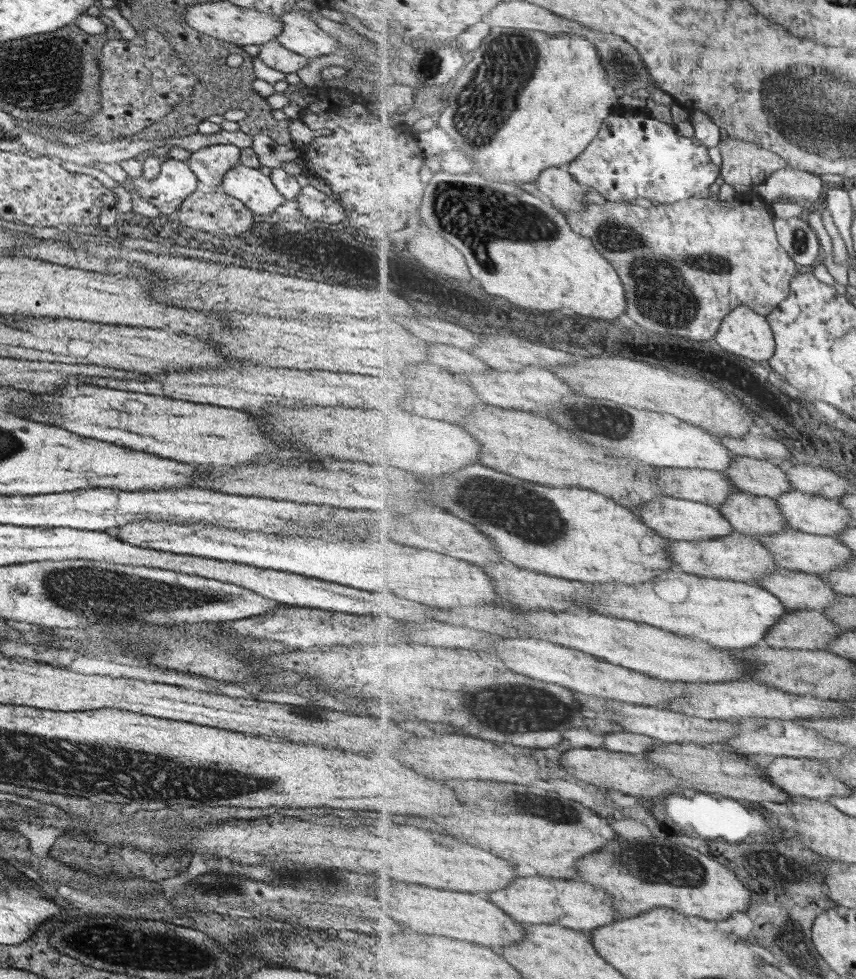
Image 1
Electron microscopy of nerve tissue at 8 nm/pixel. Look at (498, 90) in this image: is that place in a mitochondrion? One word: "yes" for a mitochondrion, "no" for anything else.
yes

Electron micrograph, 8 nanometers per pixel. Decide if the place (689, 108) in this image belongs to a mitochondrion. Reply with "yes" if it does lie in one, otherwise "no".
no

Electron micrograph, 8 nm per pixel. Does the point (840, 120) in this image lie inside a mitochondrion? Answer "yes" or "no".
yes

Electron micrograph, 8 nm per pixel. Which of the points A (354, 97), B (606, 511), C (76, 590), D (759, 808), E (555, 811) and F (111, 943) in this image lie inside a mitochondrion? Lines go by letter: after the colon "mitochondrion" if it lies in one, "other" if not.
A: other
B: other
C: mitochondrion
D: other
E: mitochondrion
F: mitochondrion

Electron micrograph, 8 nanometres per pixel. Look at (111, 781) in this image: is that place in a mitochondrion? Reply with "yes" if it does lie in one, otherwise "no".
yes

